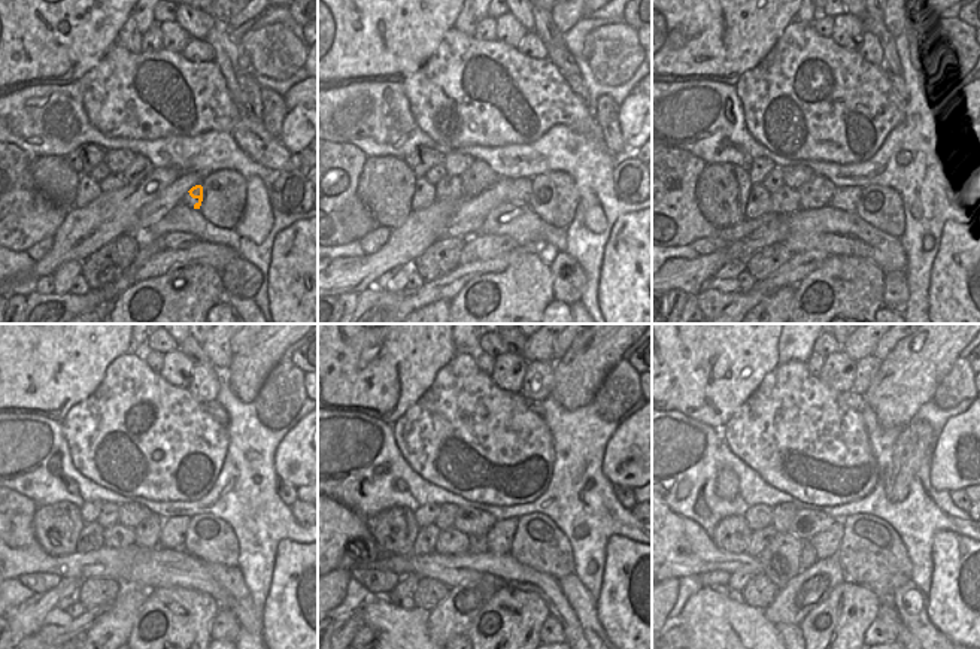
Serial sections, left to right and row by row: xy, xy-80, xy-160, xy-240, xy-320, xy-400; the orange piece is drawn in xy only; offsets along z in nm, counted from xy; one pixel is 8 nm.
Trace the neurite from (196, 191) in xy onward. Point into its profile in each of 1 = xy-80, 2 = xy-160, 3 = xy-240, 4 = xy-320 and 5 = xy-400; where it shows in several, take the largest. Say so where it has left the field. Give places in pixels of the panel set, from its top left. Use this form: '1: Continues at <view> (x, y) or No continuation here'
1: Continues at xy-80 (527, 184)
2: Continues at xy-160 (845, 197)
3: Continues at xy-240 (172, 536)
4: Continues at xy-320 (500, 537)
5: Continues at xy-400 (827, 543)

